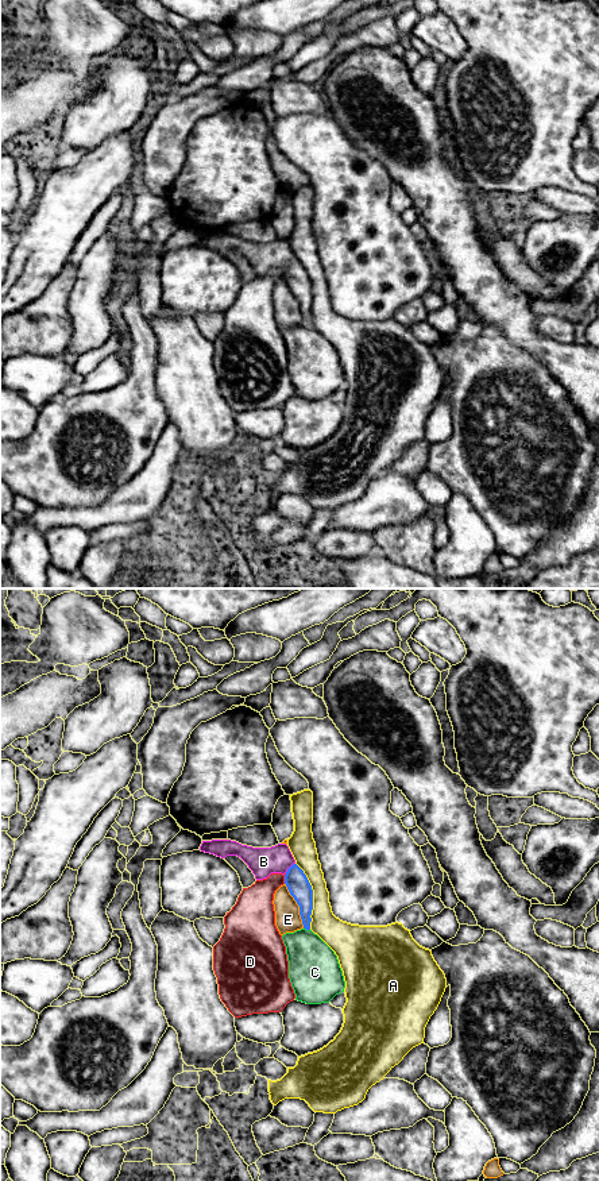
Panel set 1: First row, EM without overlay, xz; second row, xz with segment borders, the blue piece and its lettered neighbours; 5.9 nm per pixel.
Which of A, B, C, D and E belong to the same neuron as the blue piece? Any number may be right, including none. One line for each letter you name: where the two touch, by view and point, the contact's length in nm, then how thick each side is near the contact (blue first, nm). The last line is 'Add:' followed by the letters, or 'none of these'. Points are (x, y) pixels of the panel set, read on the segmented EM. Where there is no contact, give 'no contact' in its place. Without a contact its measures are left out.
B: meets blue in xz at (289, 868); contact 90 nm long; 140 nm thick on the blue side, 170 nm on the other
Add: B

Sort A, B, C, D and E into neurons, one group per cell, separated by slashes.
A / B / C / D / E

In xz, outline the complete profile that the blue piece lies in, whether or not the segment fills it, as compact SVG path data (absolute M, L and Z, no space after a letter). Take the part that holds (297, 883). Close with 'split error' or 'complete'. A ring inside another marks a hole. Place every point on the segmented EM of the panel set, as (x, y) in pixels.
M212 840L202 841L200 850L221 858L227 856L240 857L252 871L256 880L267 879L271 873L282 873L290 895L300 906L304 929L310 930L313 889L286 844L278 844L271 848L252 848L231 840Z; split error

